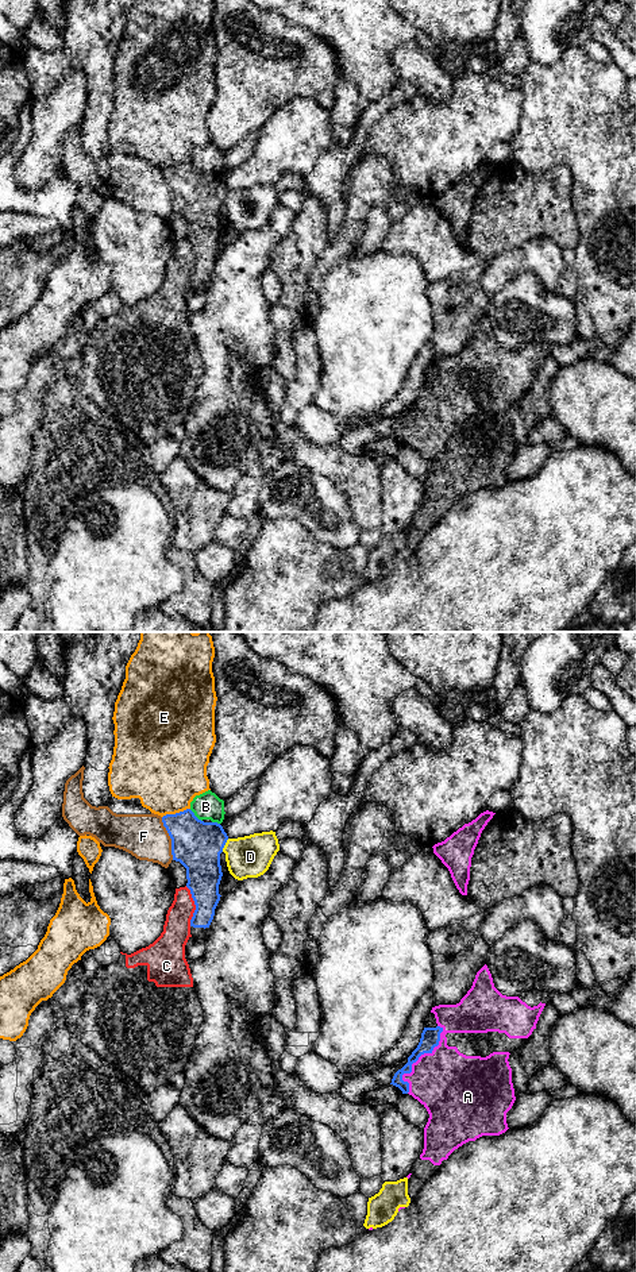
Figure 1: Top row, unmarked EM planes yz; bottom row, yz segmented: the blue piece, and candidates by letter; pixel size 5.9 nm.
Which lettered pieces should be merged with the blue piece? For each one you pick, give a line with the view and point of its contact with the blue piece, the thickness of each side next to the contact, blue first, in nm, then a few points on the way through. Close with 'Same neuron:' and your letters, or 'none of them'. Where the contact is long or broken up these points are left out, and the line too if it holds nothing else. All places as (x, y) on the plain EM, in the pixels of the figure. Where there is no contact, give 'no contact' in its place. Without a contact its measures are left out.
Same neuron: none of them

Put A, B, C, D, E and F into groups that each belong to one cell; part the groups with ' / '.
A / B / C / D / E / F

